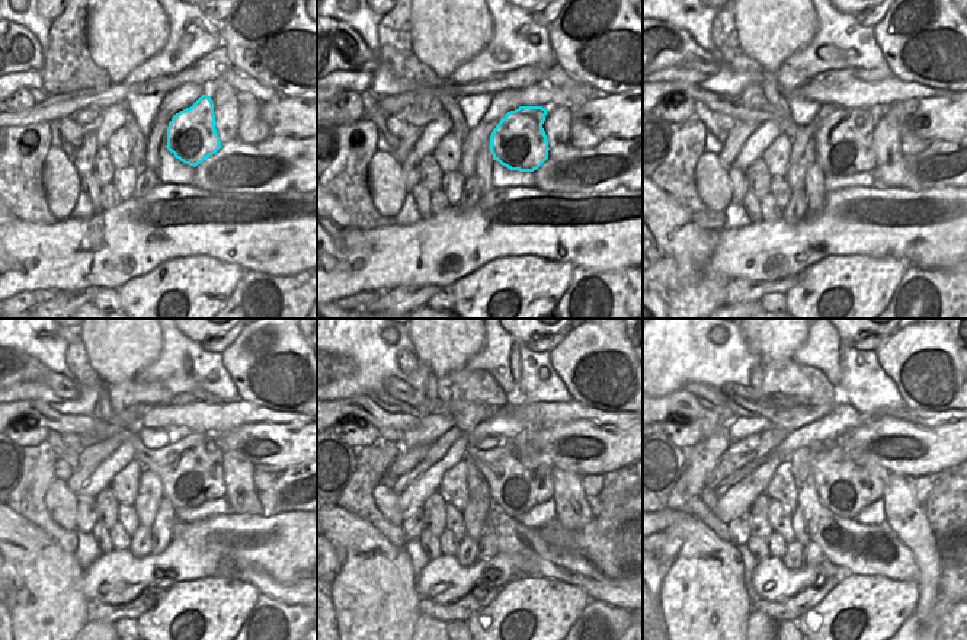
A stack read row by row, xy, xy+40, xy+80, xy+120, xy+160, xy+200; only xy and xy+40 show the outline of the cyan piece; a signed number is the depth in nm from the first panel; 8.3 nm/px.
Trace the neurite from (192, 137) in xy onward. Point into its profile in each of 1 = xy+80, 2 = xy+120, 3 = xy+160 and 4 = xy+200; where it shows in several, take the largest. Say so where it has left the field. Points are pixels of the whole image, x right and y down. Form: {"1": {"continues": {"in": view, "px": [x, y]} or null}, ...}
{"1": {"continues": {"in": "xy+80", "px": [844, 141]}}, "2": {"continues": {"in": "xy+120", "px": [191, 470]}}, "3": {"continues": {"in": "xy+160", "px": [518, 473]}}, "4": {"continues": {"in": "xy+200", "px": [845, 489]}}}

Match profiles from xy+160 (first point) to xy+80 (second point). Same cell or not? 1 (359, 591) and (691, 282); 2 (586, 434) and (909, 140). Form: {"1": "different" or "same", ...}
{"1": "same", "2": "different"}

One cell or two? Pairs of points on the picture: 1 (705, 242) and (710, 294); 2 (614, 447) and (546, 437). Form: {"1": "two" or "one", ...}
{"1": "one", "2": "one"}

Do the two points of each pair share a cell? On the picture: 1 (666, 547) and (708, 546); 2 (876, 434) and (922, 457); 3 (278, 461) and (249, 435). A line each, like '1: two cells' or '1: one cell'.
1: two cells
2: one cell
3: one cell

